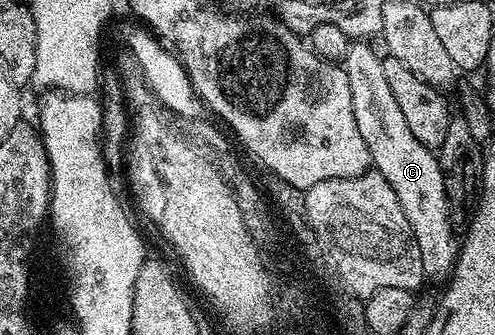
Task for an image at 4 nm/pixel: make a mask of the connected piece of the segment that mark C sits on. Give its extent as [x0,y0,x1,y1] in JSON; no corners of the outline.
[342,41,461,280]

